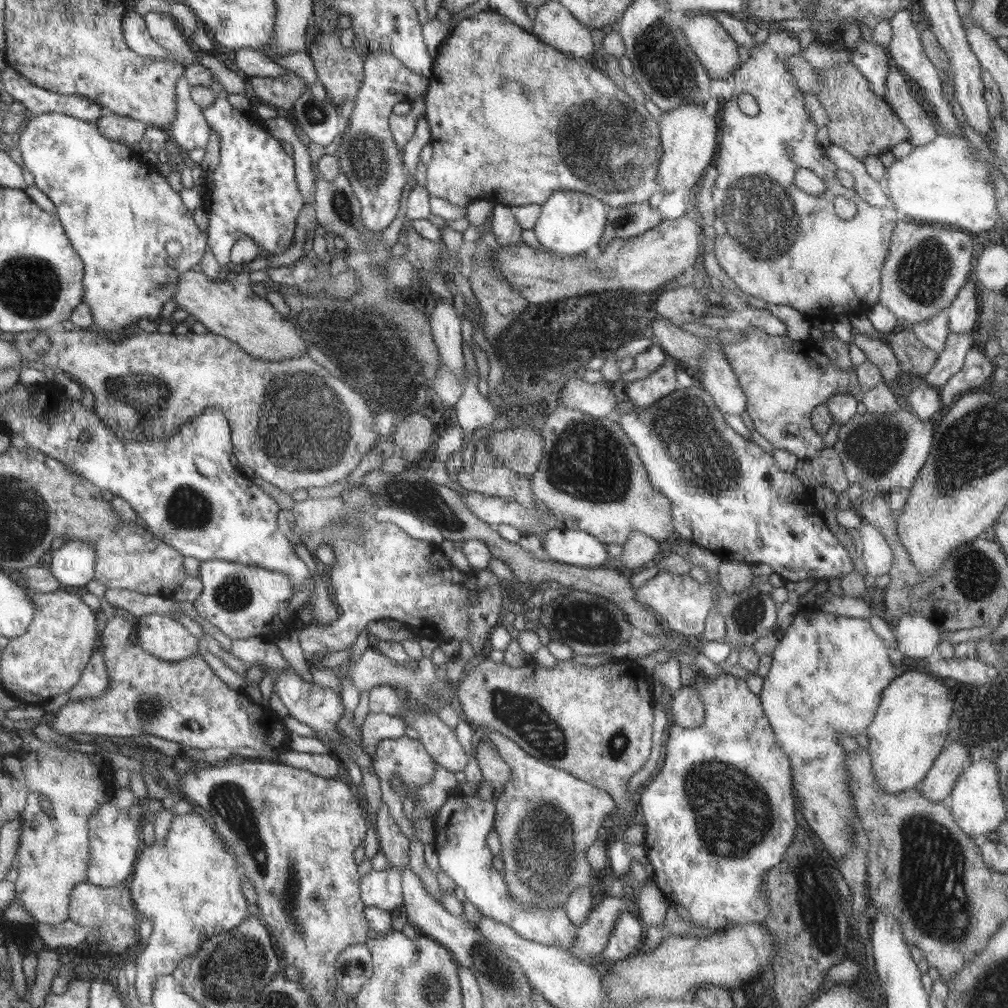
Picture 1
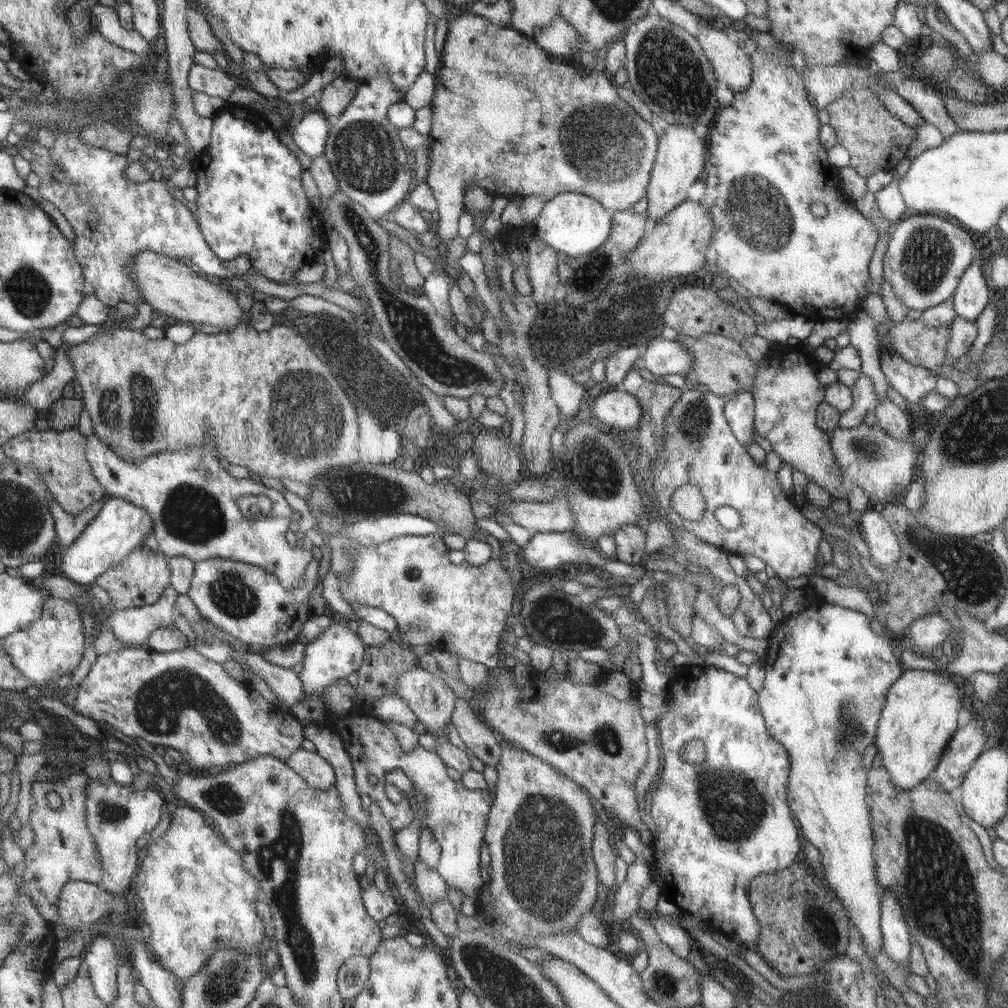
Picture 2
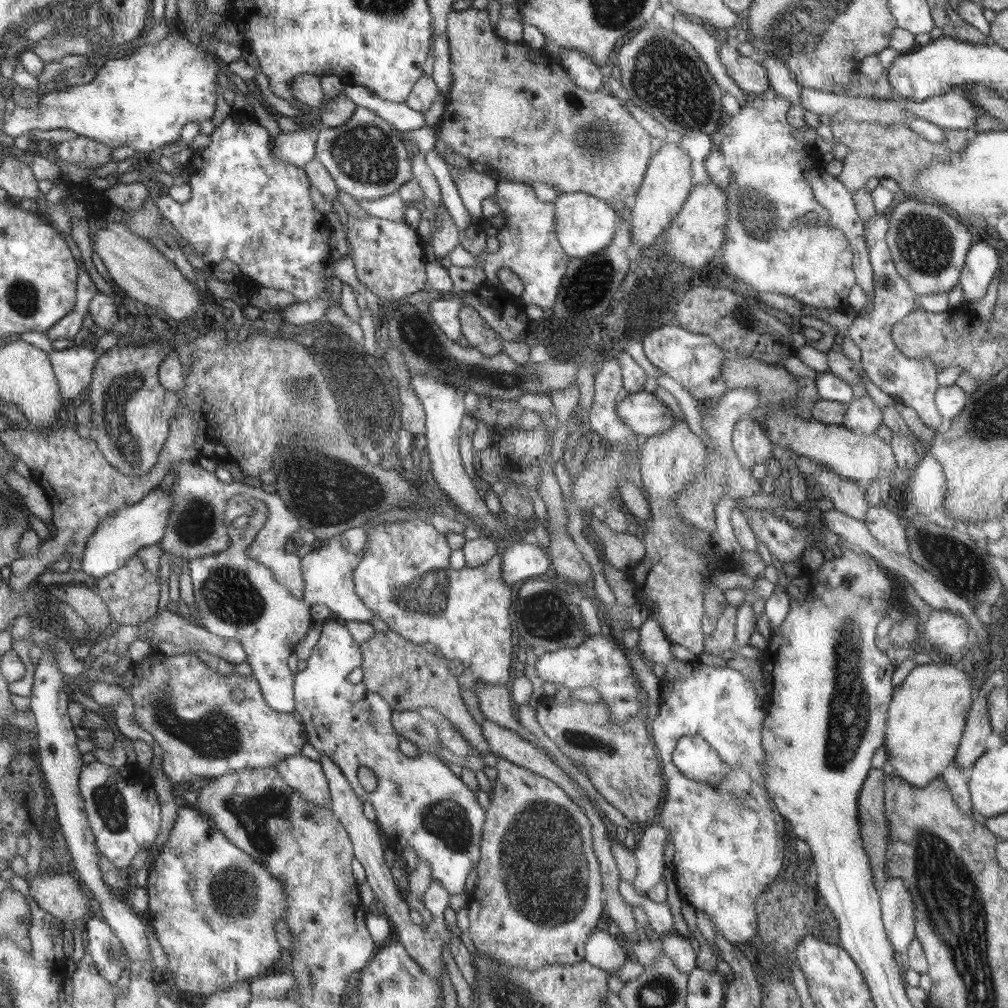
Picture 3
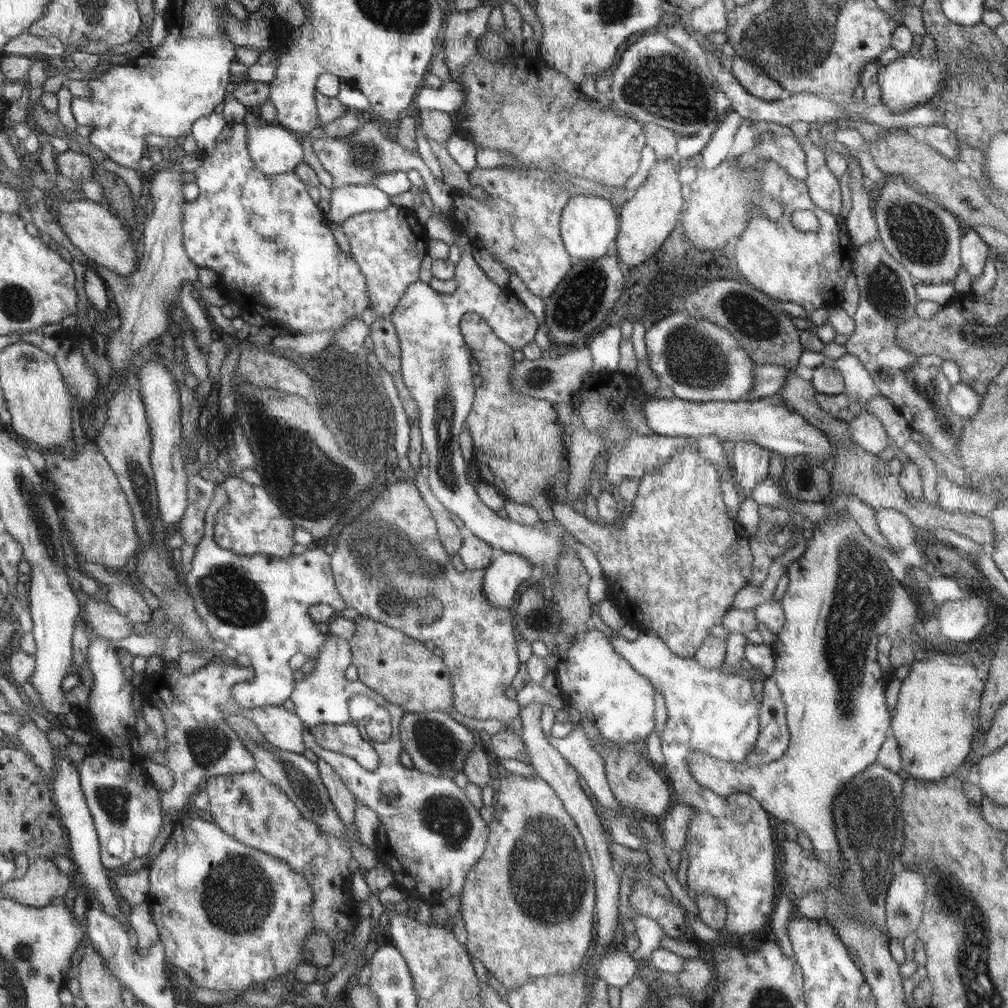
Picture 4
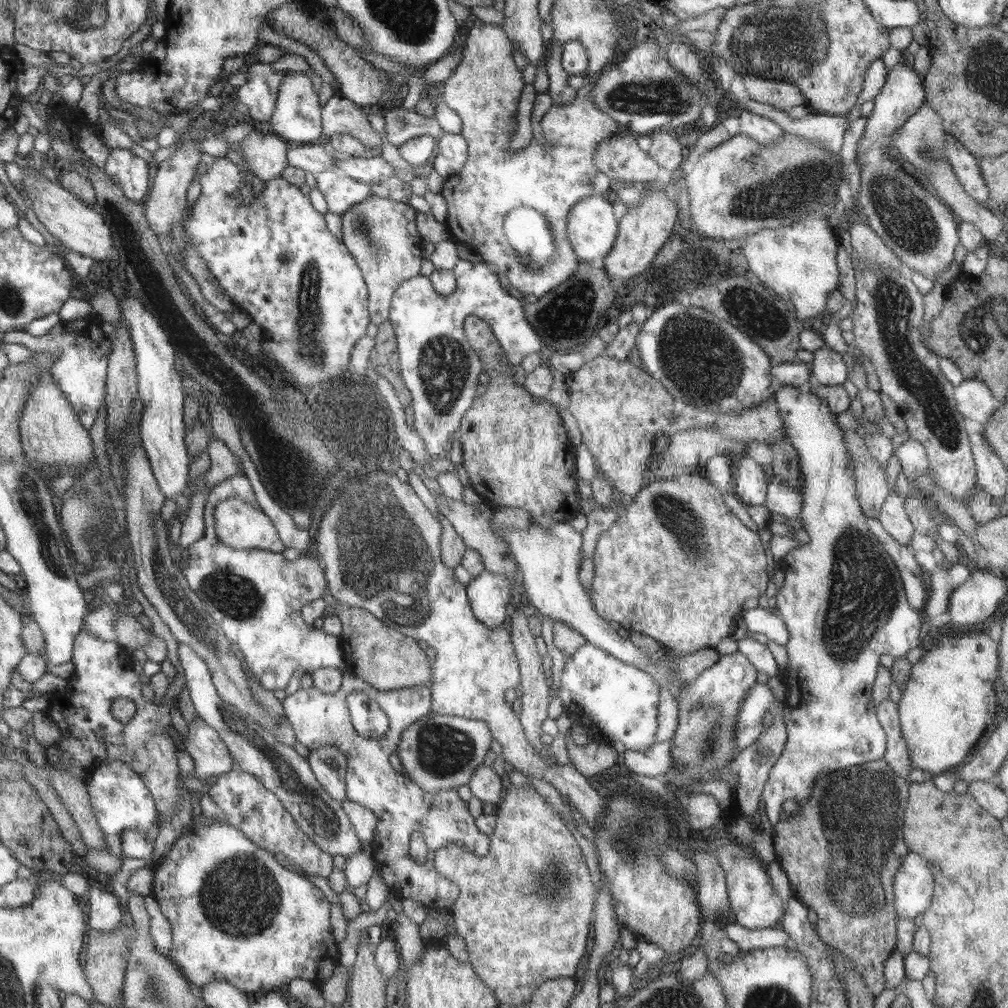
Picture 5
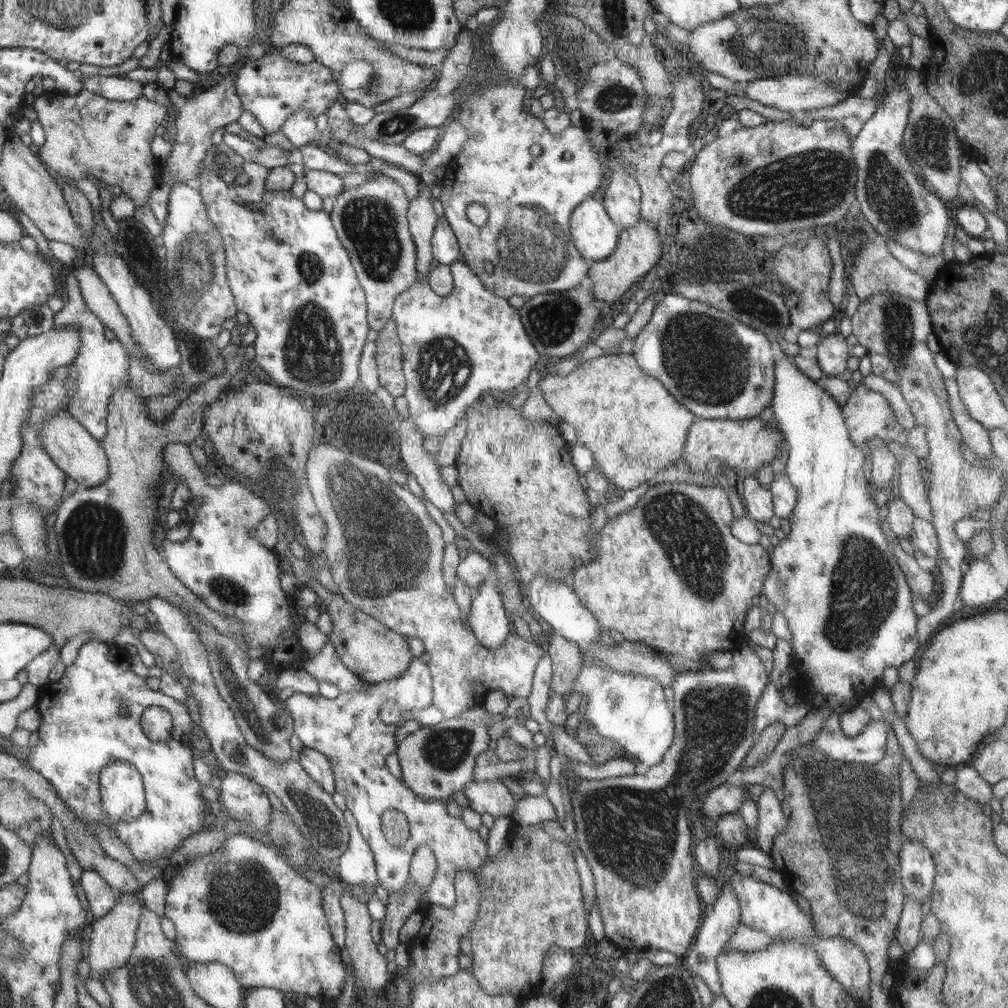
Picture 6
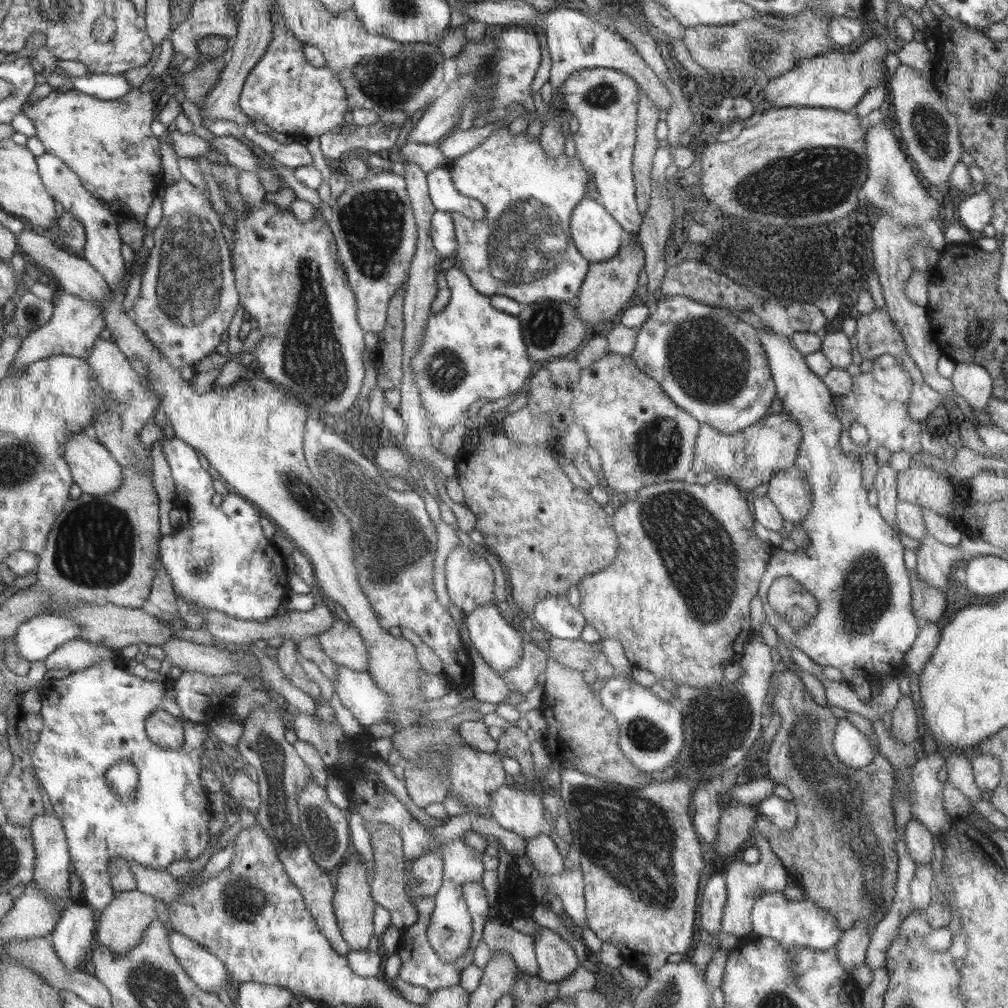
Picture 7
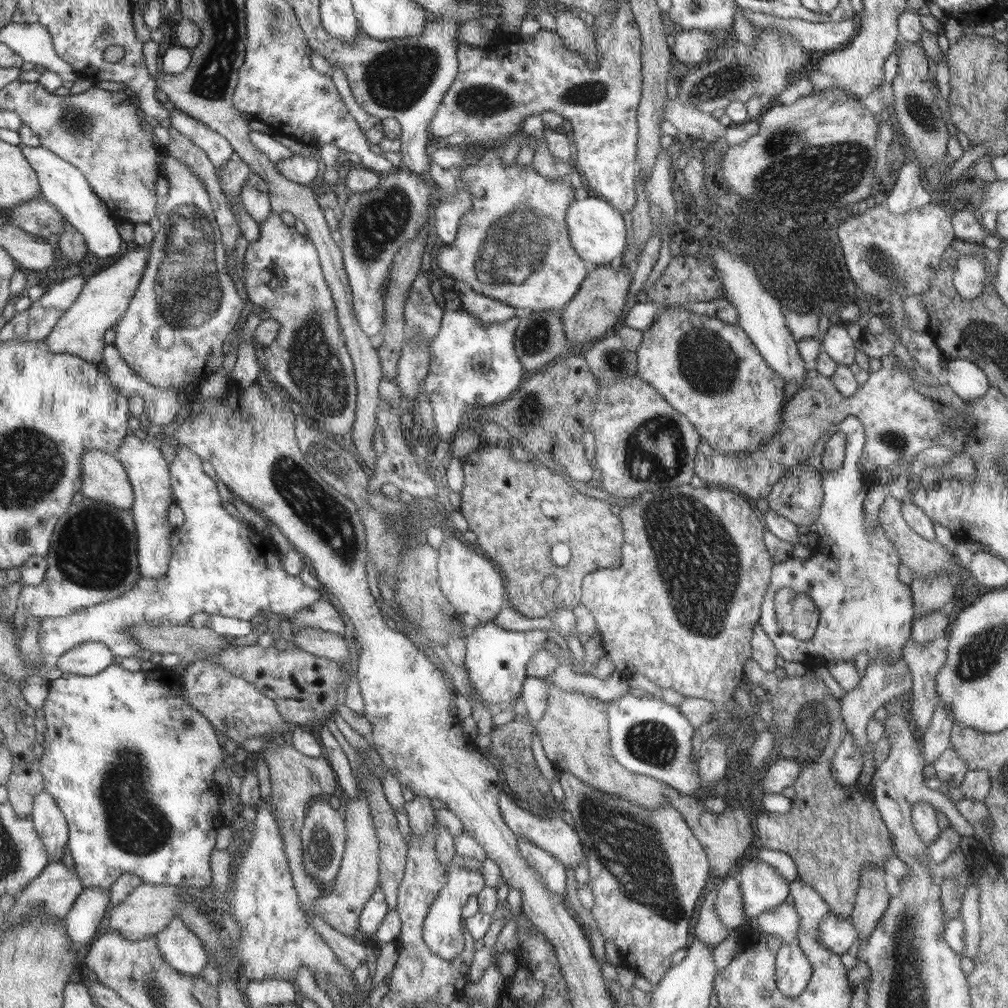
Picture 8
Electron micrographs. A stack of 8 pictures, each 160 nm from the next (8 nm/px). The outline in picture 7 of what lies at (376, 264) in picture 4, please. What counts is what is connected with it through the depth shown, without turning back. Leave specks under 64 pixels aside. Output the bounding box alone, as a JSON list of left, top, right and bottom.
[327,170,418,333]

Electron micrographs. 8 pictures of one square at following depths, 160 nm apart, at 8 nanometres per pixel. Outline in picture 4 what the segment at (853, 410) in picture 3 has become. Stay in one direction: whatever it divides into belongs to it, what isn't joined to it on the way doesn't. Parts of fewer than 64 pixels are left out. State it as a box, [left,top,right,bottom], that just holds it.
[846,410,888,456]

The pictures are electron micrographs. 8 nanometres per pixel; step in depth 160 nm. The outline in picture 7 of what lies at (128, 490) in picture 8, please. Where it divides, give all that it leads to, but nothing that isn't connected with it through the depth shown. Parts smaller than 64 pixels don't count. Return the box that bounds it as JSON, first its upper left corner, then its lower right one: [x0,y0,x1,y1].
[65,433,122,496]

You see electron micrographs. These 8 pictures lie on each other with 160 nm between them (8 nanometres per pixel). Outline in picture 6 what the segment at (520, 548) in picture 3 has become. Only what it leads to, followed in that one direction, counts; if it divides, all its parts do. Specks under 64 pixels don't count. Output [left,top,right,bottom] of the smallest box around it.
[468,582,512,650]

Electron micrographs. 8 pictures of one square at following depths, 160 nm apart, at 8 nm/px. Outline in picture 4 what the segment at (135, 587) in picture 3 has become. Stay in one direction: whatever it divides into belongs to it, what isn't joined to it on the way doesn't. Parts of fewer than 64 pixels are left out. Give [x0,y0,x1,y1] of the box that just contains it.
[108,583,152,623]

